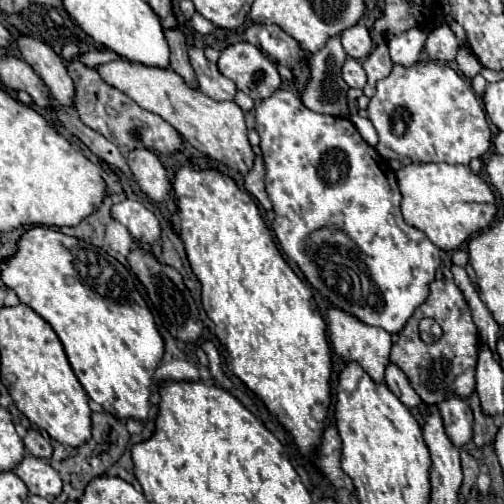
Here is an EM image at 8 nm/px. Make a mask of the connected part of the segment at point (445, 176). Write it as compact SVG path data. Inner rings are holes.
M412 163L396 171L398 187L402 193L404 221L444 249L458 249L472 233L488 227L496 215L496 199L490 187L464 165L448 163Z

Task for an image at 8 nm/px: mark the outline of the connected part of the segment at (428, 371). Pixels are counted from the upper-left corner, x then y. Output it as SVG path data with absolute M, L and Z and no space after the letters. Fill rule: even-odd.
M438 279L430 283L428 299L414 311L414 315L404 325L402 333L392 345L390 361L406 373L410 385L424 403L438 405L448 395L468 397L474 391L476 359L478 359L478 329L472 321L472 313L462 291L456 287L454 281L448 279ZM424 317L434 319L442 327L442 337L436 343L424 343L420 339L418 323Z

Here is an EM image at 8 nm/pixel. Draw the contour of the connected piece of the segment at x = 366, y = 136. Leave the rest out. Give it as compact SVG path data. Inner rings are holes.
M352 115L350 120L354 123L358 129L362 138L372 147L378 143L378 135L371 121L367 118L363 118L359 115Z

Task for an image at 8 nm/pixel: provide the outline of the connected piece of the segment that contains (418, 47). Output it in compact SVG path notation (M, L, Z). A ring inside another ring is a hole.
M408 29L402 35L394 35L388 39L388 49L390 57L394 63L400 65L414 65L420 57L420 51L424 49L428 31L426 29Z

